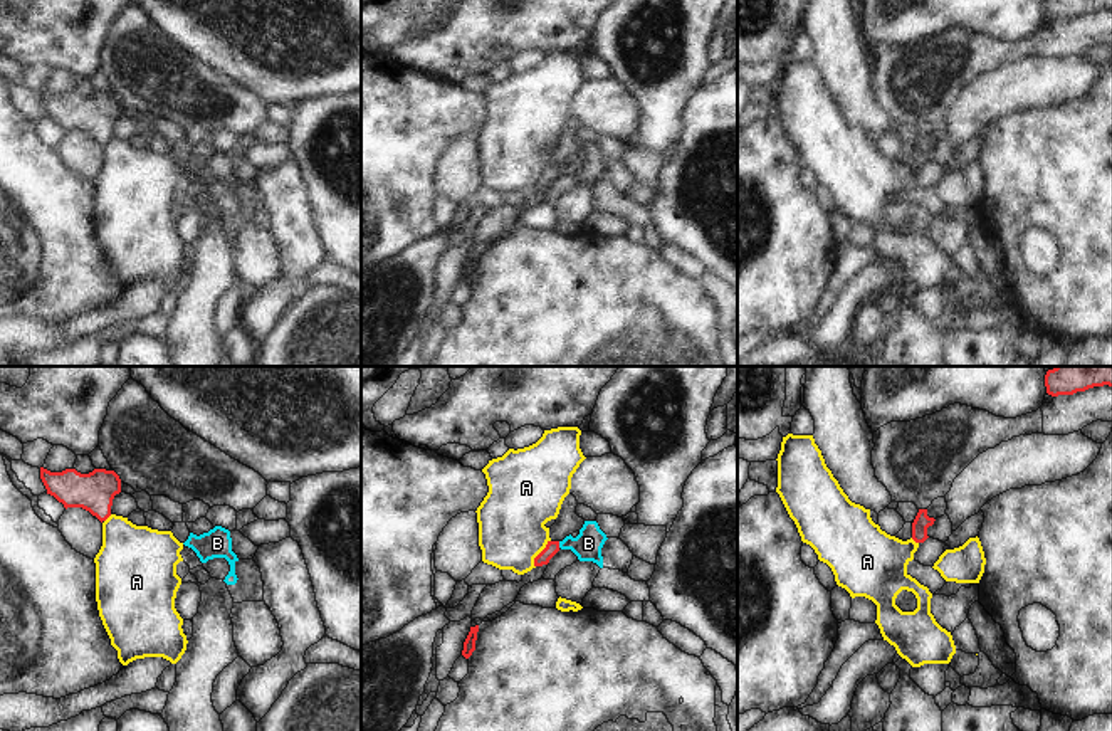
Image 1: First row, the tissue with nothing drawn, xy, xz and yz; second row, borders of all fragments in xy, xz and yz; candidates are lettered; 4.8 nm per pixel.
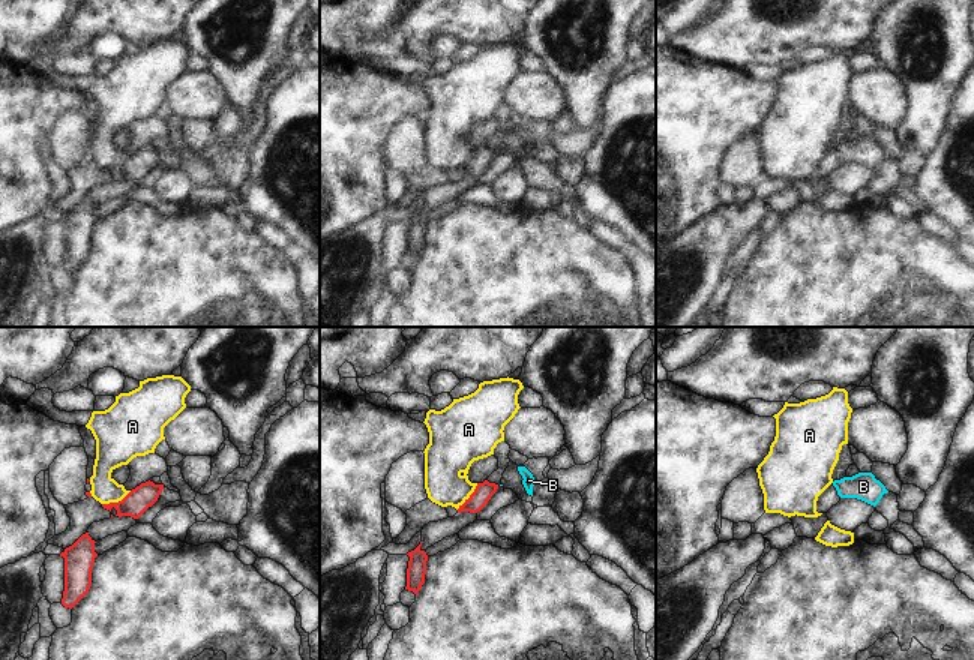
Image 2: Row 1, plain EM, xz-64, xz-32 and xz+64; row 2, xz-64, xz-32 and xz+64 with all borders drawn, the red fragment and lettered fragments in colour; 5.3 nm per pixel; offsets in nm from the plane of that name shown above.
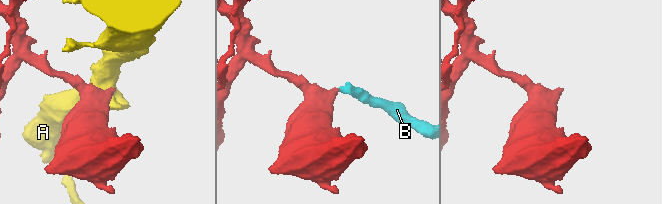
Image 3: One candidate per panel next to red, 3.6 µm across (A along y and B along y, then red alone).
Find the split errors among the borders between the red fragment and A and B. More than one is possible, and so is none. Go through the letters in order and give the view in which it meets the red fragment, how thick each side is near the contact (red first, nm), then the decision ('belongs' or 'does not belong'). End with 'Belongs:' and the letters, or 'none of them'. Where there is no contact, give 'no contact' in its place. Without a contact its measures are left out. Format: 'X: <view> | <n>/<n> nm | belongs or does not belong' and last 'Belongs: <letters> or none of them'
A: xz | 70/320 nm | does not belong
B: xz | 70/140 nm | belongs
Belongs: B

